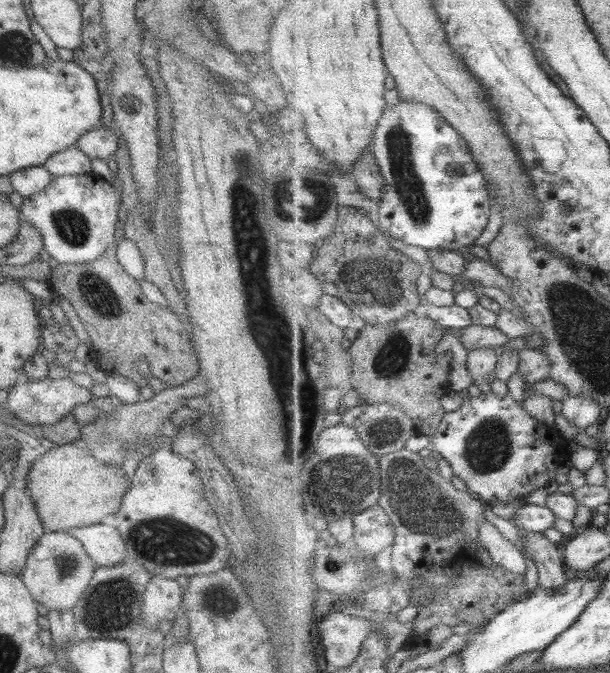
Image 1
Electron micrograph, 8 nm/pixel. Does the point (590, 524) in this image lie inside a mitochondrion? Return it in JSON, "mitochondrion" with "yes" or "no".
{"mitochondrion":"no"}

